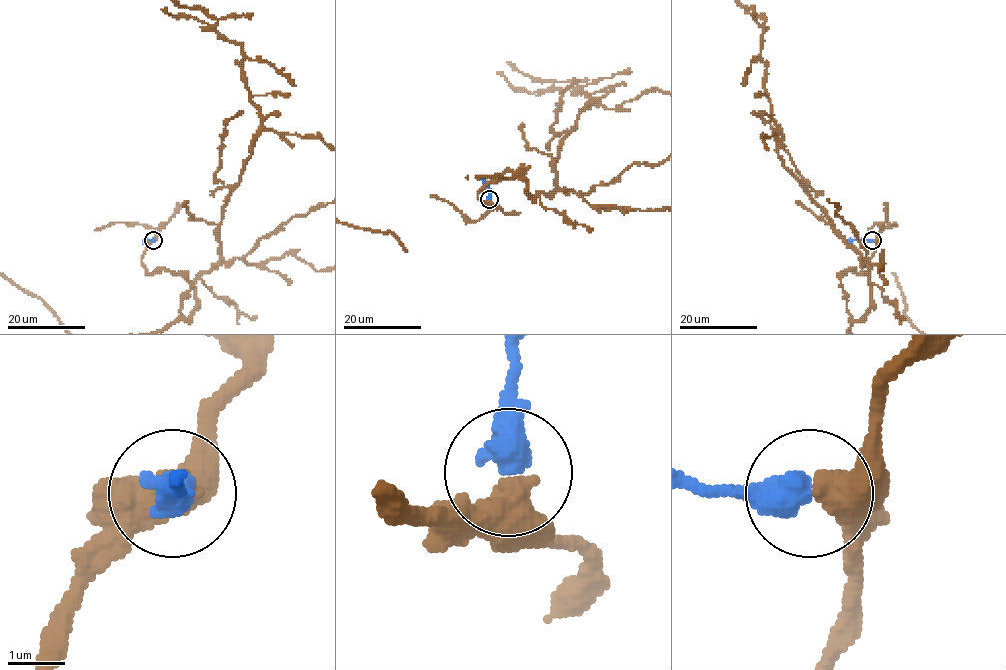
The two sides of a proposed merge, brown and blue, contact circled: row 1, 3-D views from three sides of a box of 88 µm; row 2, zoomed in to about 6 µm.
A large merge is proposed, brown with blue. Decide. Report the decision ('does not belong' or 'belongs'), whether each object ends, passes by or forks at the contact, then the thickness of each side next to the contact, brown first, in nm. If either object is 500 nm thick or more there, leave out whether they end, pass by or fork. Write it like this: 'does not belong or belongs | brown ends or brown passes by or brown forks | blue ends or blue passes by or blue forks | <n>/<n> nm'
belongs | 480/550 nm

